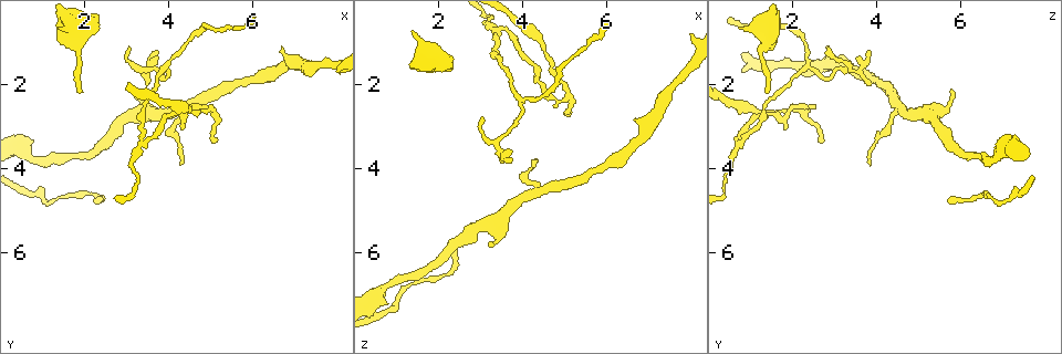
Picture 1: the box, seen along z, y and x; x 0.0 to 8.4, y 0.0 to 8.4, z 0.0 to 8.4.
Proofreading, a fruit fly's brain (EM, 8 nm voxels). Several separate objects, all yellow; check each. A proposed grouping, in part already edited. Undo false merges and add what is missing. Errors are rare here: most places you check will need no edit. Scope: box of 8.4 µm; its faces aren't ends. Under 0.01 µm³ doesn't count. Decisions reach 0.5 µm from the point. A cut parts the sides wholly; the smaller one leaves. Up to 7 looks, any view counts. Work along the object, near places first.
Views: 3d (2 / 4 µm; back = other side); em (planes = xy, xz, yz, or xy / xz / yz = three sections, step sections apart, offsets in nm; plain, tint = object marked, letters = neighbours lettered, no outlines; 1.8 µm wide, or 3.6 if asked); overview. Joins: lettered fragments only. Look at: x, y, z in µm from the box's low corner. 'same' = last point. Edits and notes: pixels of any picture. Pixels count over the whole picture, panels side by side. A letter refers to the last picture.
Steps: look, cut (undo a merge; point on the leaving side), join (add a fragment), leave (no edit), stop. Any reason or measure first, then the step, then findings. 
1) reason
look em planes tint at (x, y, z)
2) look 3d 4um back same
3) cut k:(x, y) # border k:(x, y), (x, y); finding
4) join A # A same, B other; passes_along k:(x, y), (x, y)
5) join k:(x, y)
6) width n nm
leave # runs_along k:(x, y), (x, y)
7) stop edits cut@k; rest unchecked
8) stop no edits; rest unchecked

abrupt turn
look 3d 2um at (3.40, 1.65, 3.50)

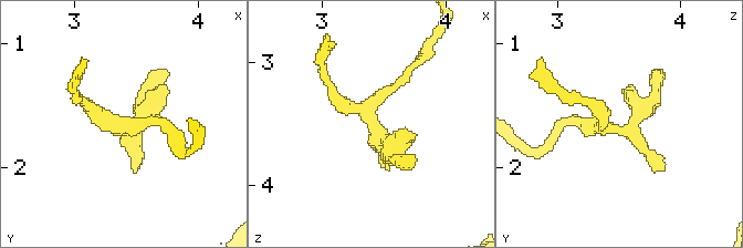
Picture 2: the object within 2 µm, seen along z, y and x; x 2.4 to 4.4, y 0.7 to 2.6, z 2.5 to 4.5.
now the EM
look em yz step 16 tint at (3.38, 1.66, 3.46)

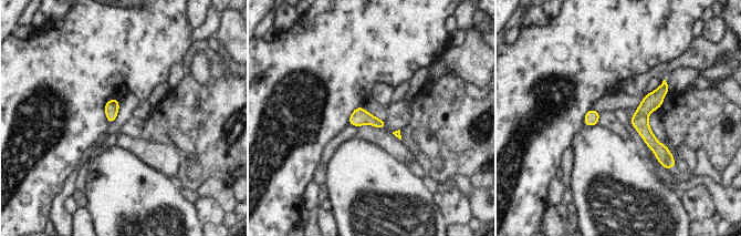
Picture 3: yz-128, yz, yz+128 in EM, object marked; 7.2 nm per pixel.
look em planes letters same

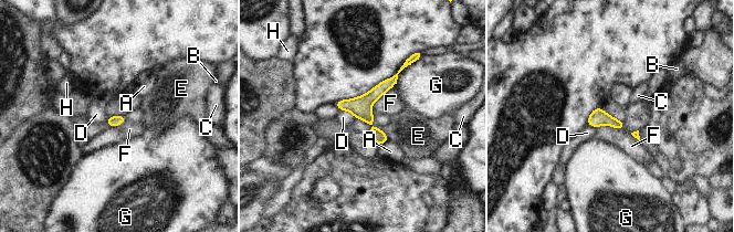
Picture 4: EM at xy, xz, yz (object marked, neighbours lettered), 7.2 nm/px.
leave # A other, B other, C other, D other, E other, F other, G other, H other; border 4:(392, 86), (373, 103), (373, 114); continuous, no second cell

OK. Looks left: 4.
thin end
look 3d 2um at (1.85, 2.20, 1.35)

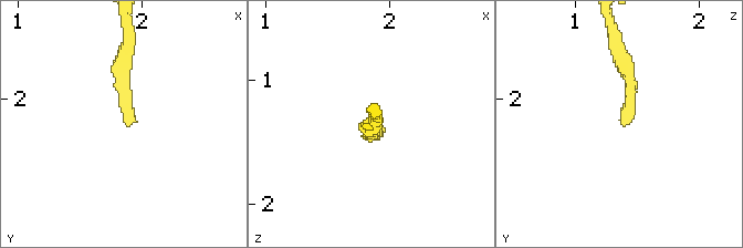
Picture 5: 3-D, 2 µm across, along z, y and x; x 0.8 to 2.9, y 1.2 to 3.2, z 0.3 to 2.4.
look em planes letters at (1.84, 2.20, 1.38)

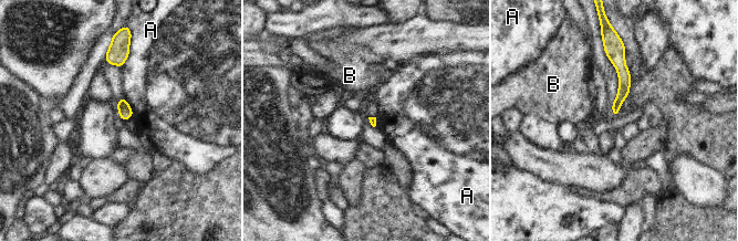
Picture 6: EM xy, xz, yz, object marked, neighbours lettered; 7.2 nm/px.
leave # A other, B other; runs_along 6:(609, 52), (623, 72), (615, 114); no lettered fragment goes on from it

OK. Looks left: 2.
an open end
look 3d 4um at (1.40, 0.65, 0.80)

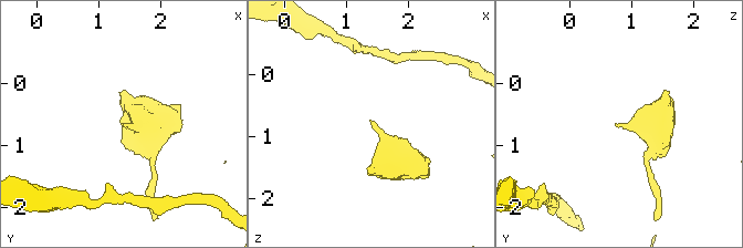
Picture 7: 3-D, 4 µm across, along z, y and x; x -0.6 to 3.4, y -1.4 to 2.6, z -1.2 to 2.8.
look em planes letters at (1.35, 0.65, 0.80)

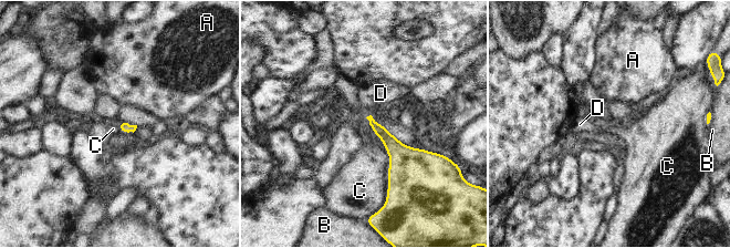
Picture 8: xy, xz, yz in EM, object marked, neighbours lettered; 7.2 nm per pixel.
longest_contact C 380 nm
join D # A other, B other, C other, D same; passes_along 8:(390, 142), (369, 115), (381, 93); the cell continues

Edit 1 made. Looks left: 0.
stop edits join@8; rest unchecked

